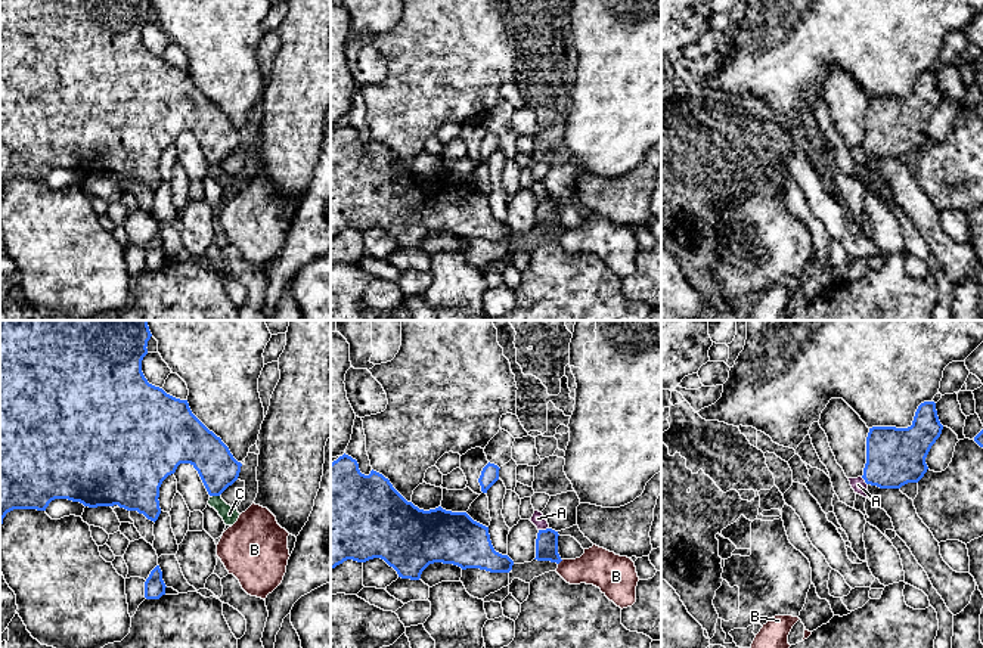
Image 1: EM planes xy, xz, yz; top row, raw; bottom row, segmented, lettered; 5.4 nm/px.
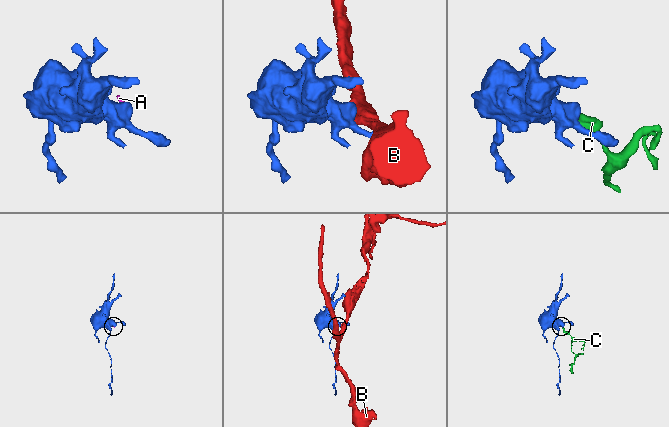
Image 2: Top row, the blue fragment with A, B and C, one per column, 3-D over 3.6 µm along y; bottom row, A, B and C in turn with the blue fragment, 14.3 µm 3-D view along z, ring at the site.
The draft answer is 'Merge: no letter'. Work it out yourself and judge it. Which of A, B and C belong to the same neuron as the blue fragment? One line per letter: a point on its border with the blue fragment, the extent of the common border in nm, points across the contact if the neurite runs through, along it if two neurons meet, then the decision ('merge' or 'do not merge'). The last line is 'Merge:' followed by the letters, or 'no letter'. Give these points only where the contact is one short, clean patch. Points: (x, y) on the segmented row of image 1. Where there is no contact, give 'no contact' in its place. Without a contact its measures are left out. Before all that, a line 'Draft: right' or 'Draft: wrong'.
Draft: right
A: contact xz (543, 530); length 60 nm; border xz (548, 527), (539, 530); do not merge
B: contact xz (560, 561); length 40 nm; do not merge
C: contact xy (216, 495); length 40 nm; border xy (213, 495), (219, 496); do not merge
Merge: no letter

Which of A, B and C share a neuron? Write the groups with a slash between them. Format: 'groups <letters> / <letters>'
groups A C / B

